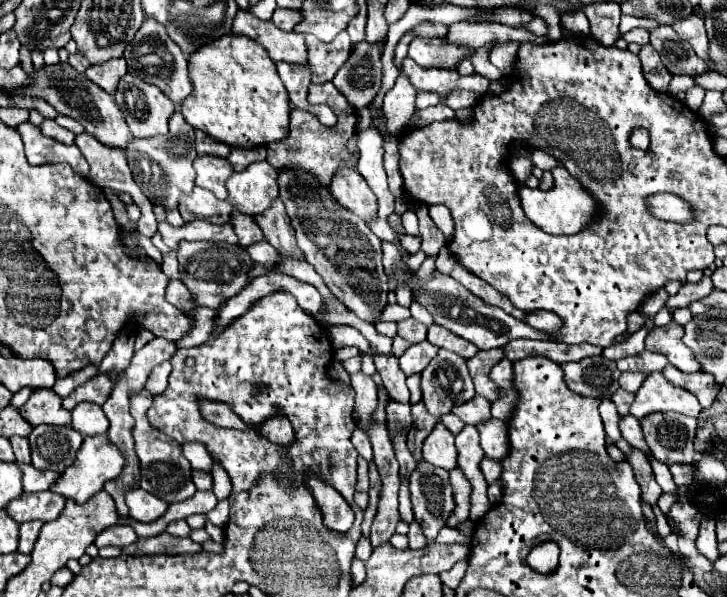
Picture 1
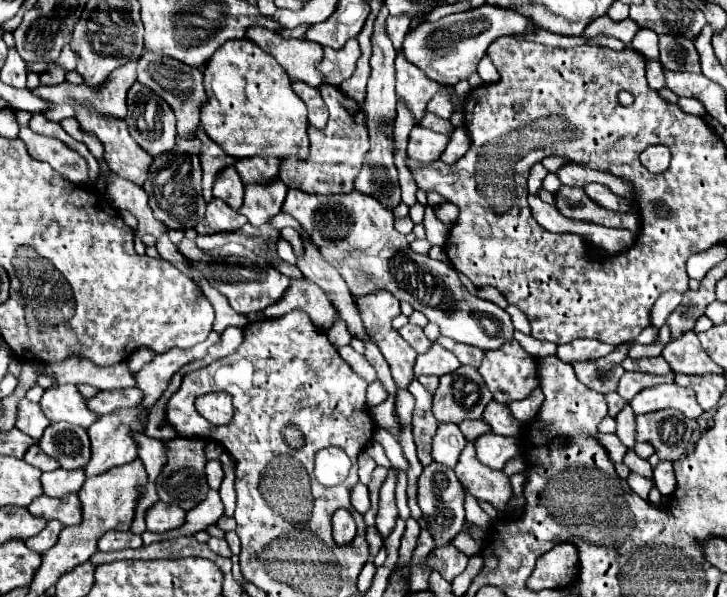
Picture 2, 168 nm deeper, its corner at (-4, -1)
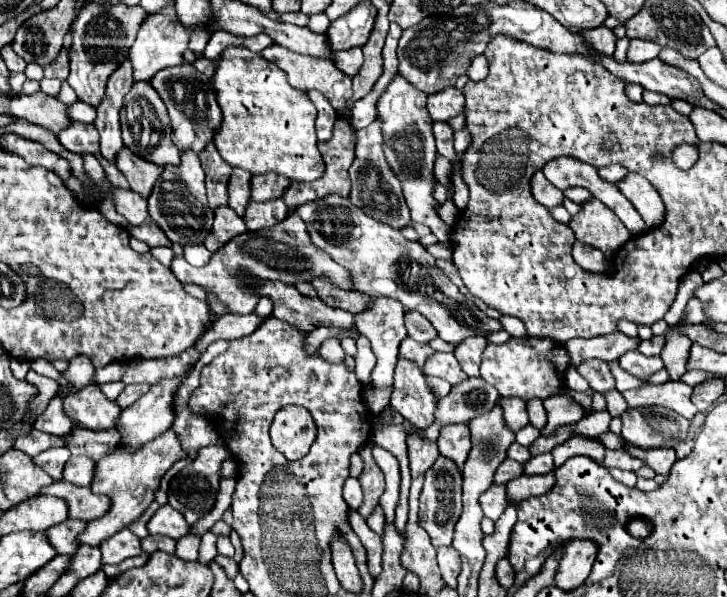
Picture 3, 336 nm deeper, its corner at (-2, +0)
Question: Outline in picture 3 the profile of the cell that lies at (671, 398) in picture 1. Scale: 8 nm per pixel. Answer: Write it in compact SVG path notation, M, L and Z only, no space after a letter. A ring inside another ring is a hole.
M684 382L642 386L642 388L622 392L622 396L628 402L628 406L664 406L664 408L678 412L680 416L684 416L688 420L692 420L694 414L698 412L690 402L692 386L688 386Z

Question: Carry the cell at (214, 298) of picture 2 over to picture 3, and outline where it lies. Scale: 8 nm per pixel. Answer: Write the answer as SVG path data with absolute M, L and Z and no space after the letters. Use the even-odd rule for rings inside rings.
M290 214L278 230L262 230L262 232L246 232L238 238L232 238L224 248L212 254L210 264L203 267L194 267L187 264L184 256L175 256L171 270L180 282L192 282L214 294L222 304L228 306L232 314L250 314L256 304L258 296L242 282L242 278L256 278L256 280L280 280L290 286L298 282L310 282L310 278L330 278L334 286L342 286L344 290L350 290L350 274L338 266L330 254L318 250L310 242L310 234L306 230L306 224L298 214ZM258 258L268 258L268 264L258 264Z

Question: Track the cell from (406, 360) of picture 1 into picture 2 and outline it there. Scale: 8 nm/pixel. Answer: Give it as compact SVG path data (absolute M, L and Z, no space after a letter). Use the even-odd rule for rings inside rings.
M432 343L428 353L417 356L413 372L416 379L422 375L440 377L444 373L458 369L458 367L460 367L460 361L450 351L446 351L438 343Z

